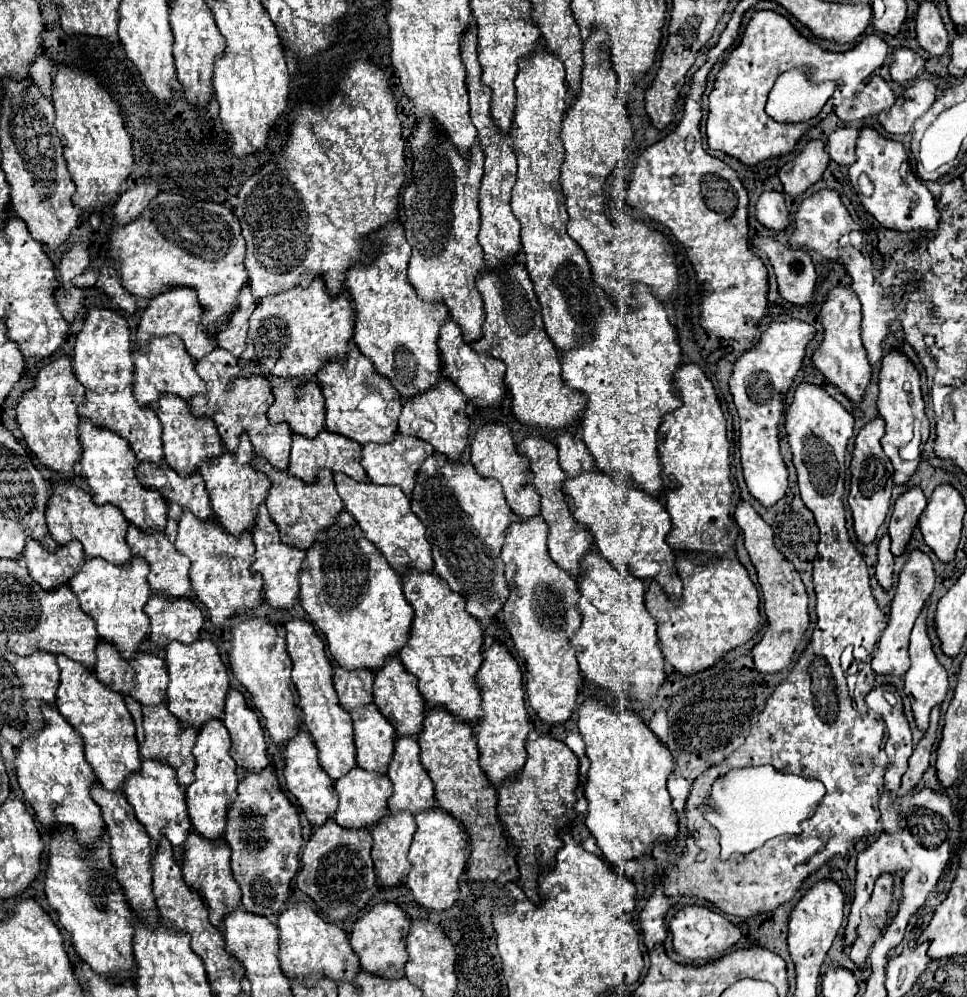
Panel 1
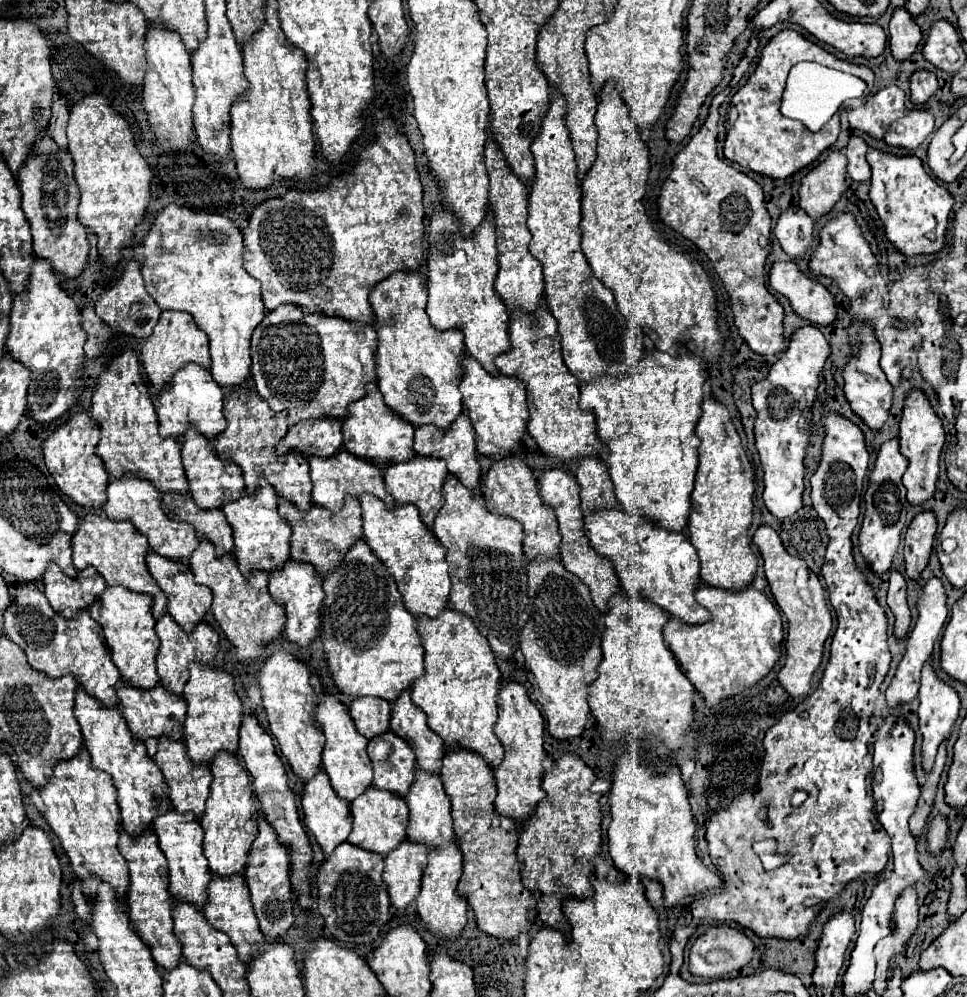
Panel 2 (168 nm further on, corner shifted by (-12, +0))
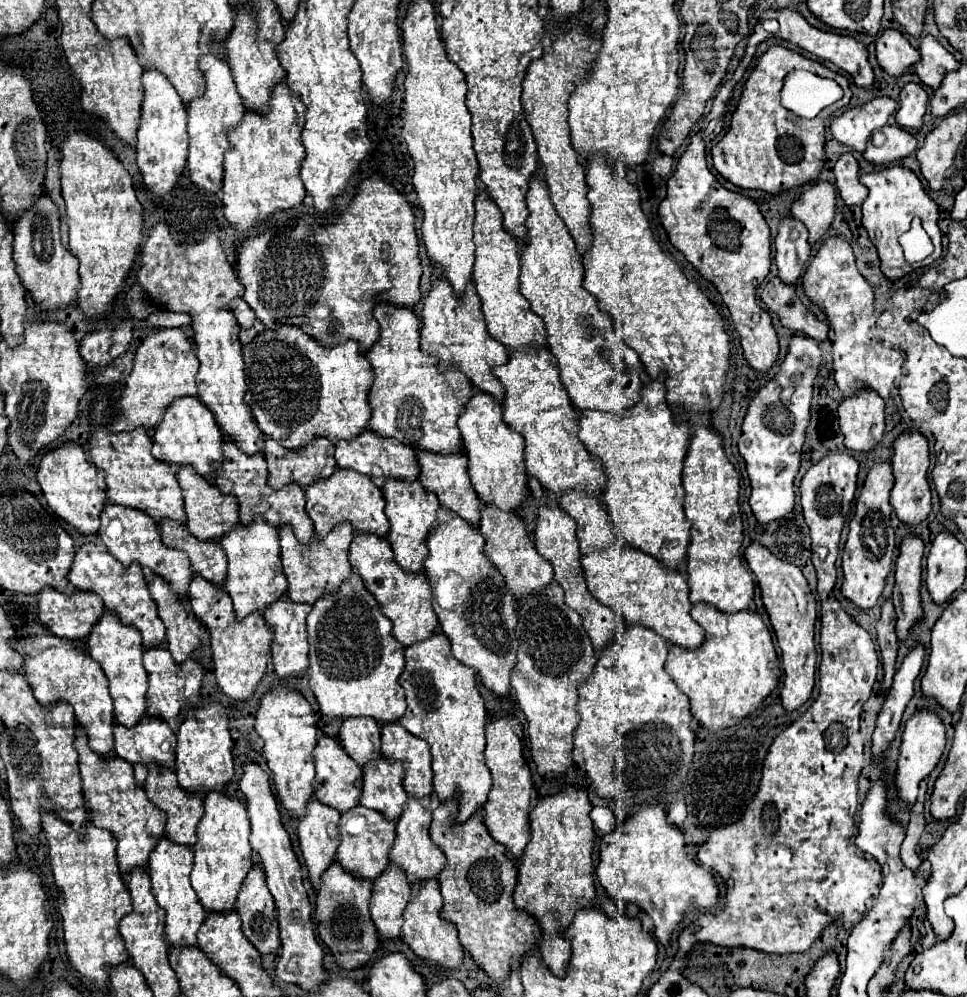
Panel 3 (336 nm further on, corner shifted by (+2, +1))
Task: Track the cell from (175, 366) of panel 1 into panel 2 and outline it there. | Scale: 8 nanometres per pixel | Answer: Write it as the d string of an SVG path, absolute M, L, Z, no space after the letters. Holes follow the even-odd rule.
M186 364L186 368L178 370L176 376L166 382L160 392L158 392L158 424L160 424L160 436L182 436L184 430L194 424L204 436L214 438L226 428L226 420L222 414L222 400L224 400L224 390L214 382L212 374L198 366L198 364Z

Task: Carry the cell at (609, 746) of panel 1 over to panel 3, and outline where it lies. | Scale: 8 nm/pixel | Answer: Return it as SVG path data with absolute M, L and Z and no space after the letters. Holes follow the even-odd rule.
M642 805L622 823L622 829L604 835L596 877L618 903L632 903L646 911L656 927L656 939L668 949L678 923L690 911L708 911L718 905L718 883L686 855L686 841L678 827L666 823L664 805Z

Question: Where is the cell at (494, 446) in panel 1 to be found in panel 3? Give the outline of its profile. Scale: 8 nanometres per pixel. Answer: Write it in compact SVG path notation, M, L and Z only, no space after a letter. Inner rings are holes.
M482 505L480 509L482 521L480 521L480 533L484 533L486 539L486 555L496 565L496 569L504 575L508 591L514 595L516 601L524 599L528 593L538 593L544 587L552 583L552 567L550 563L536 551L534 541L526 533L526 525L522 519L508 511L498 511L492 505Z

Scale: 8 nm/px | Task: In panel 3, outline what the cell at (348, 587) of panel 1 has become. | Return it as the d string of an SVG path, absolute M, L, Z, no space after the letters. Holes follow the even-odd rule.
M352 573L350 579L340 587L338 593L326 595L316 601L308 615L308 639L310 639L310 687L318 699L320 713L334 719L348 717L372 717L378 725L396 723L406 711L404 689L398 677L404 669L404 647L390 635L392 623L384 619L376 599L364 589L362 579Z

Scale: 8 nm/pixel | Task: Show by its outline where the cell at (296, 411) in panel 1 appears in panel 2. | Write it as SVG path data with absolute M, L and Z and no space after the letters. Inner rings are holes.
M318 418L288 428L284 440L278 444L278 454L284 456L292 448L308 456L332 456L342 448L342 422L338 418Z

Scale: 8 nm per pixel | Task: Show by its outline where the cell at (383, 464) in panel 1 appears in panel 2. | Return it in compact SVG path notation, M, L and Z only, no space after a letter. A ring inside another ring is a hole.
M418 454L406 462L396 462L396 464L384 466L384 482L386 482L388 494L394 496L396 504L418 506L420 516L426 522L426 526L432 526L436 512L444 506L442 504L442 482L444 482L446 474L448 474L448 470L442 460L432 458L432 456L418 456Z

